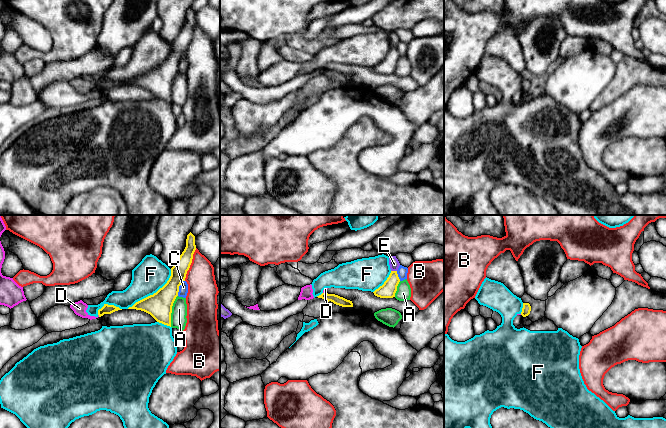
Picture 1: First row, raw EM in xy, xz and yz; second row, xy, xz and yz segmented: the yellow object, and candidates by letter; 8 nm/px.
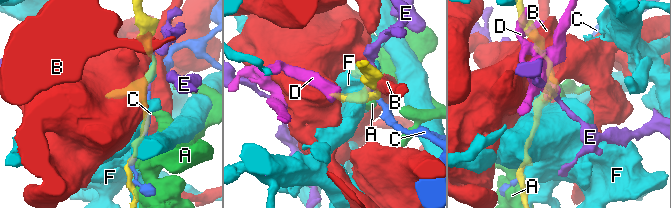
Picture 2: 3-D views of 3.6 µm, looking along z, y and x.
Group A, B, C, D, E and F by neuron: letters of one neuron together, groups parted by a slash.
A / B / C / D F / E

